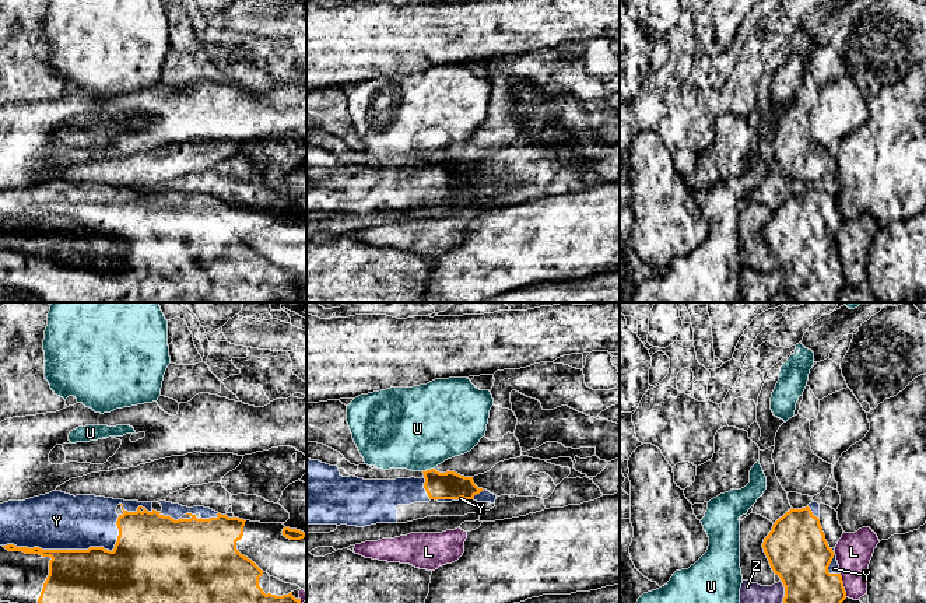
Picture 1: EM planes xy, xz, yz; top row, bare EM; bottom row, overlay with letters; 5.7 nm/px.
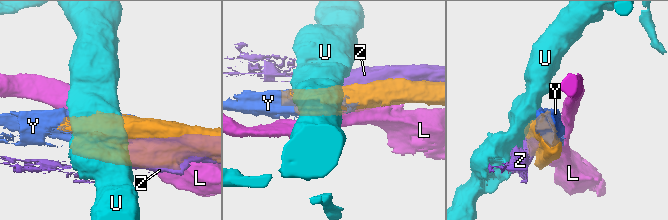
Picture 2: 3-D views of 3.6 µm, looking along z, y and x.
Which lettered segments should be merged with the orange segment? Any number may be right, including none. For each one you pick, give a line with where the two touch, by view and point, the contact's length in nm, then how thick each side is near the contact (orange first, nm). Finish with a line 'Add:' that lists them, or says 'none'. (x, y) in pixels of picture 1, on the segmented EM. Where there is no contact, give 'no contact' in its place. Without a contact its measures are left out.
Y: meets orange in xy at (74, 550); contact 700 nm long; 320 nm thick on the orange side, 340 nm on the other
Add: Y

